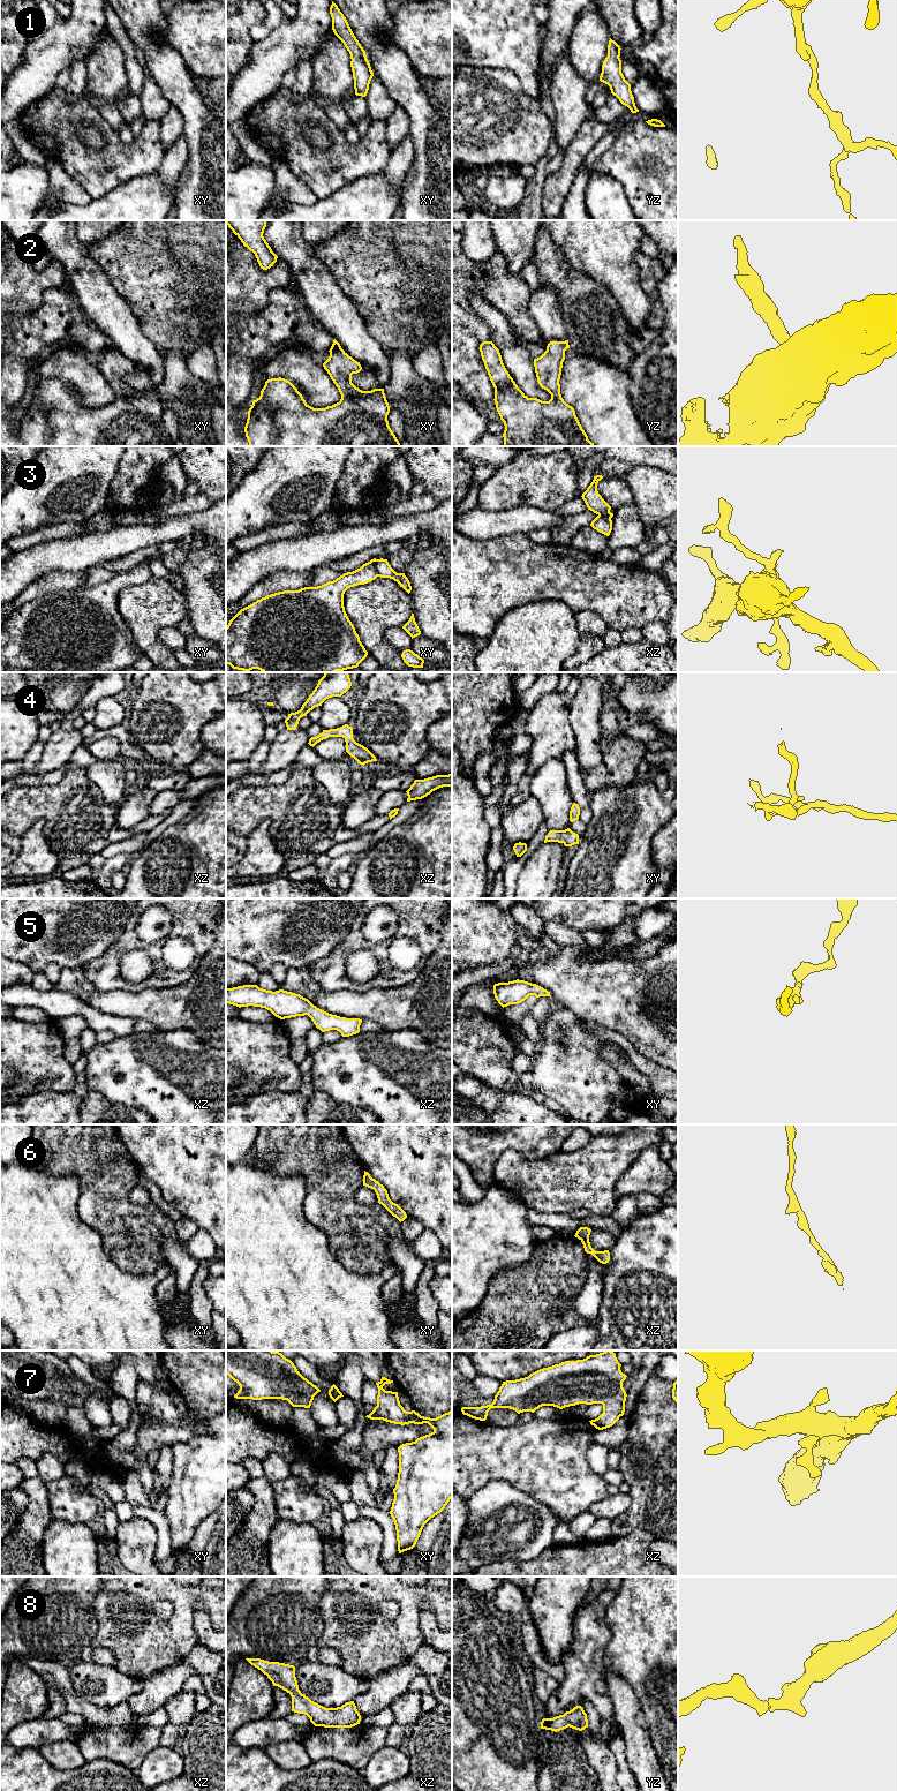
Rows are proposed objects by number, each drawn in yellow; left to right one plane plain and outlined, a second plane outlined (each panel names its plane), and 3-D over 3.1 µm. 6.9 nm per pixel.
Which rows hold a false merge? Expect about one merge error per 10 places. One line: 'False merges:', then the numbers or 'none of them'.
False merges: 3

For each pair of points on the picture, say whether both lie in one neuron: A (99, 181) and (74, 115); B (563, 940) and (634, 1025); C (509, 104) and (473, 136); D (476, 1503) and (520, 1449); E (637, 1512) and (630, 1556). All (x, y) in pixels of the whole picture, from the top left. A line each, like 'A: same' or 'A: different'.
A: same
B: different
C: same
D: different
E: different

